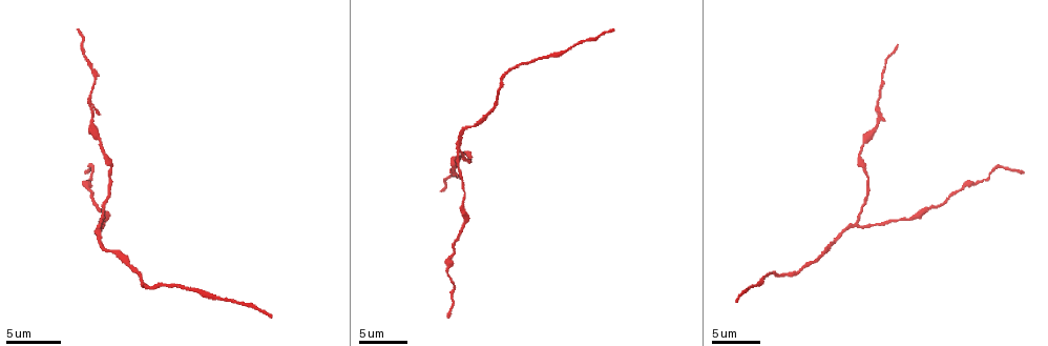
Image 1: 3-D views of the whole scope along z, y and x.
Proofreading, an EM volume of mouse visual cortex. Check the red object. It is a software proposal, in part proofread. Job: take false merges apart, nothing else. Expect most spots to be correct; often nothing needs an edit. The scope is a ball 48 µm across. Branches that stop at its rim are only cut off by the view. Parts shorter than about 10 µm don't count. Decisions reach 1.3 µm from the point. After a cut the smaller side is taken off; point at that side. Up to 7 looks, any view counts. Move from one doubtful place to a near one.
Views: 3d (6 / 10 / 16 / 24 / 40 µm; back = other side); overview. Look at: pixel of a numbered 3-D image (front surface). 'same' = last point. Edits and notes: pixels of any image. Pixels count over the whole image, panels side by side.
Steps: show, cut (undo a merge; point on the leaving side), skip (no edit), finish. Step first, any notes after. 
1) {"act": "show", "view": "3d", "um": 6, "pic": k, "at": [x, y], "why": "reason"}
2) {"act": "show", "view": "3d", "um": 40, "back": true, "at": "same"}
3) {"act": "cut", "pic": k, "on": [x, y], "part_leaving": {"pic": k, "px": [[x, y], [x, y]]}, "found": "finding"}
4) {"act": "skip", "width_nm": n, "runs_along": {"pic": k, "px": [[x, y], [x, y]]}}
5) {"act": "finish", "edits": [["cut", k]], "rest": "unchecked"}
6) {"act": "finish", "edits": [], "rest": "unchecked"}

{"act": "show", "view": "3d", "um": 6, "pic": 1, "at": [925, 212], "why": "calibre changes"}

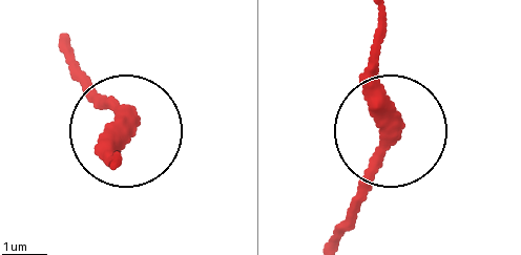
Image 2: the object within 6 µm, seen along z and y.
{"act": "show", "view": "3d", "um": 6, "back": true, "pic": 2, "at": [120, 119], "why": "from behind"}

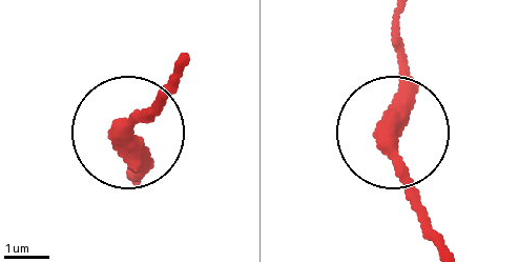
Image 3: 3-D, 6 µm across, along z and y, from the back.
{"act": "skip", "runs_along": {"pic": 3, "px": [[133, 182], [133, 128], [174, 87]]}, "found": "one neuron here"}

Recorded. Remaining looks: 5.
{"act": "show", "view": "3d", "um": 6, "pic": 1, "at": [459, 152], "why": "three-way junction"}

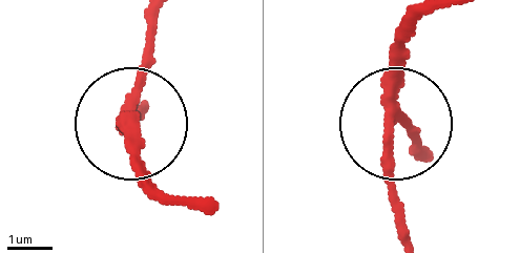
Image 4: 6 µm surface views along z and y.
{"act": "show", "view": "3d", "um": 6, "back": true, "pic": 4, "at": [391, 114]}

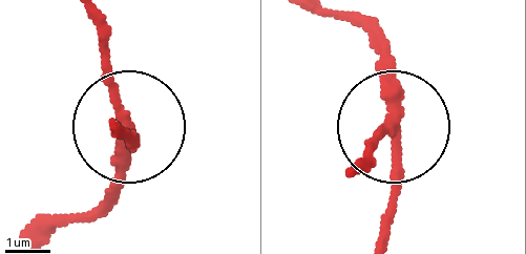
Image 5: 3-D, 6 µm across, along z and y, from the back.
{"act": "skip", "runs_along": {"pic": 5, "px": [[390, 70], [390, 235]]}, "found": "continuous, no second neuron"}

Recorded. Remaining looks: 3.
{"act": "show", "view": "3d", "um": 10, "pic": 1, "at": [864, 141], "why": "sudden change in width"}

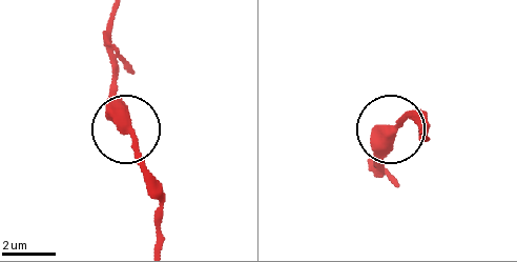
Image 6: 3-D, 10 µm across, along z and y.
{"act": "skip", "width_nm": 360, "runs_along": {"pic": 6, "px": [[157, 243], [163, 202], [133, 141], [116, 76]]}, "found": "all the same neuron"}

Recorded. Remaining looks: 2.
{"act": "finish", "edits": [], "rest": "unchecked"}

